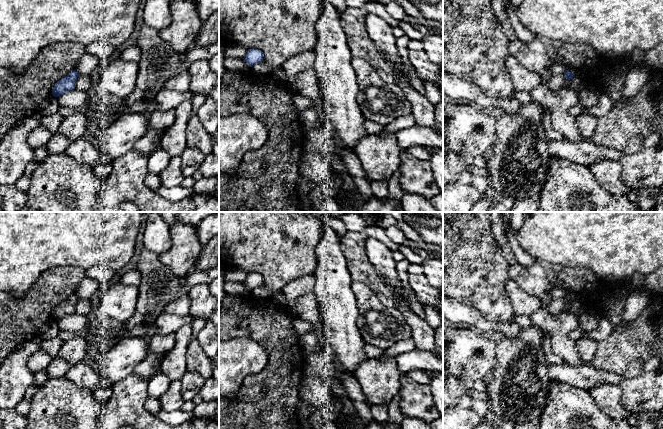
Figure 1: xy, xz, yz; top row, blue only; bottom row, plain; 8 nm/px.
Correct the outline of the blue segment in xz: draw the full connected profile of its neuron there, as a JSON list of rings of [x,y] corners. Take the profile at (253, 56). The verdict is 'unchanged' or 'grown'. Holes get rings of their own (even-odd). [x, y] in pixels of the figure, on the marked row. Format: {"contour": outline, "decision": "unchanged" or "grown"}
{"contour": [[[249,49],[245,57],[244,61],[248,64],[248,66],[252,67],[257,63],[261,63],[263,61],[264,54],[261,50],[258,49]]], "decision": "unchanged"}

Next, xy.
{"contour": [[[73,70],[63,79],[59,80],[52,89],[52,95],[54,97],[58,97],[60,95],[66,94],[68,91],[75,89],[75,82],[78,75],[78,72]]], "decision": "unchanged"}

